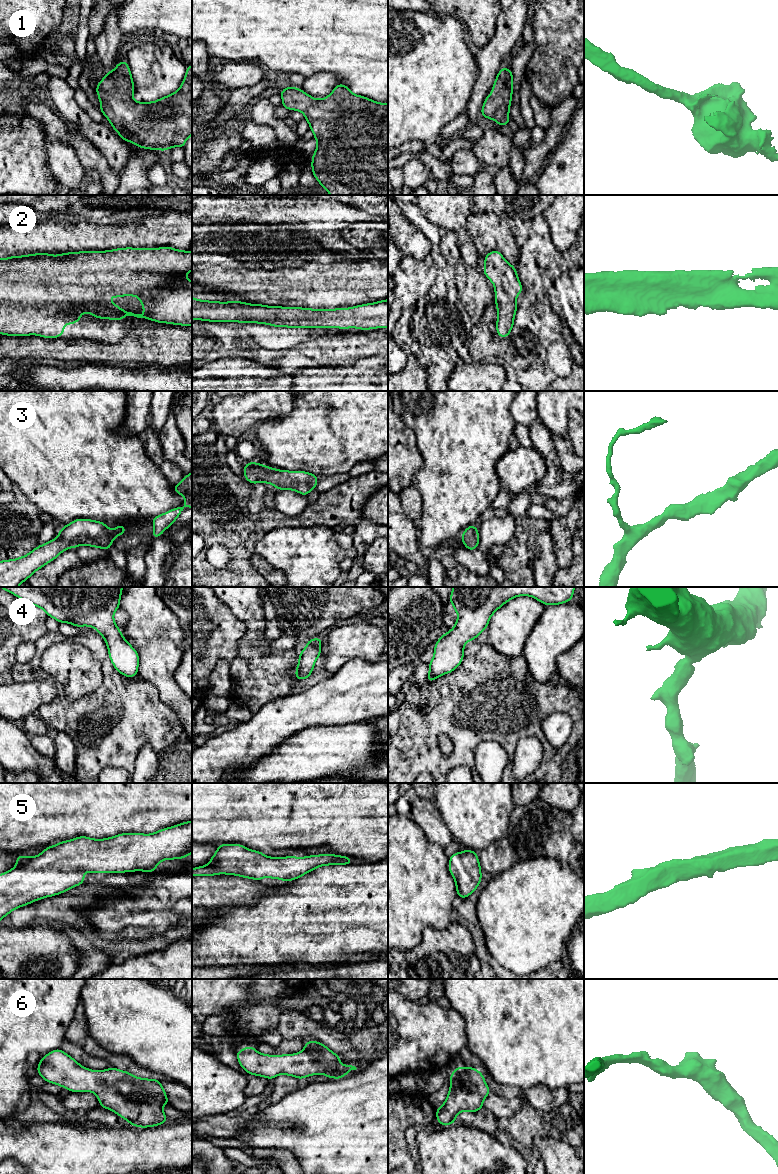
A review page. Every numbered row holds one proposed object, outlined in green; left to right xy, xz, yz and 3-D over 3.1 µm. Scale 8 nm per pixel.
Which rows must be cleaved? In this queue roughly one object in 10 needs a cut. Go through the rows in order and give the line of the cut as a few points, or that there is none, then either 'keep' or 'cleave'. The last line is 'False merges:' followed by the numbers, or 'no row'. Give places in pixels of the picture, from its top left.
1: cut none; keep
2: cut none; keep
3: cut none; keep
4: cut none; keep
5: cut none; keep
6: cut none; keep
False merges: no row

